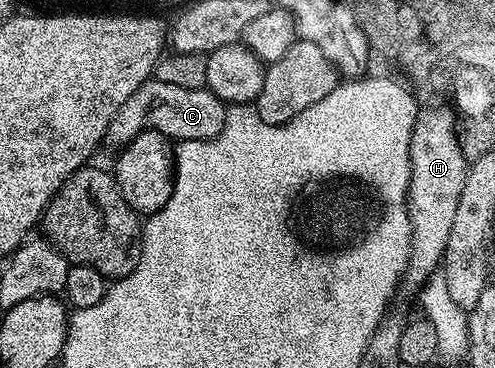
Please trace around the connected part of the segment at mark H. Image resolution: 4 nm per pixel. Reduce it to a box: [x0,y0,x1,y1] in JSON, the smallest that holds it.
[404,105,465,291]

